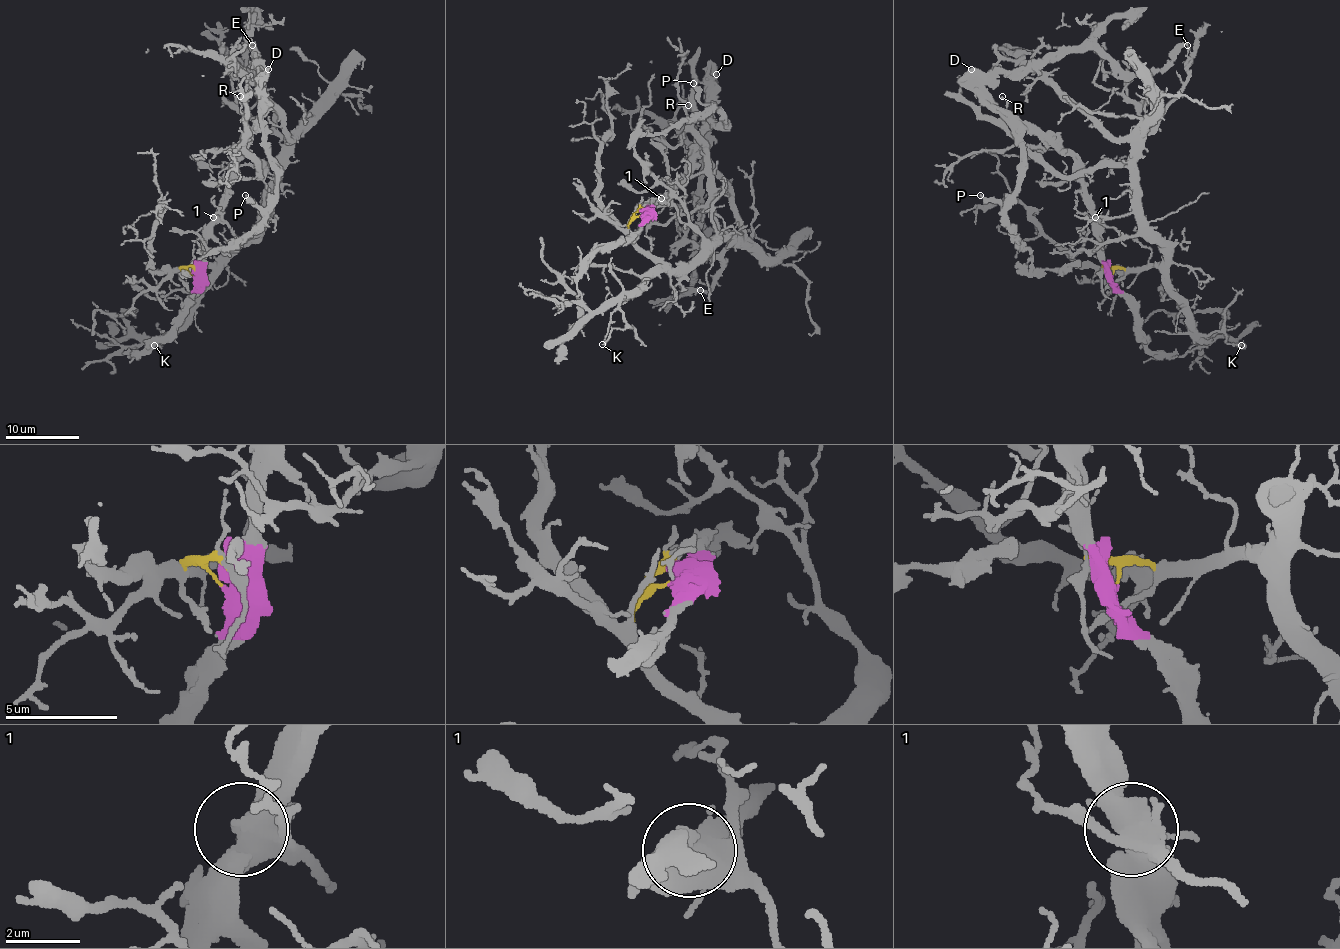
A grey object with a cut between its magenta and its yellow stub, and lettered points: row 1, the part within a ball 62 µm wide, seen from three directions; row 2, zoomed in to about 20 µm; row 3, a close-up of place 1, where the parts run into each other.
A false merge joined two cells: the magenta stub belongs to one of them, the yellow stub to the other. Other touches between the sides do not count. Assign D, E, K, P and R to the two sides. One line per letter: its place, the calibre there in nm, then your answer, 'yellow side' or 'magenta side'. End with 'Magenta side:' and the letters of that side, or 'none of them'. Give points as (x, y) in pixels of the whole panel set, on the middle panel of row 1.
D: (716, 74) | 650 nm | magenta side
E: (700, 290) | 130 nm | yellow side
K: (602, 344) | 180 nm | yellow side
P: (693, 83) | 240 nm | magenta side
R: (688, 105) | 160 nm | yellow side
Magenta side: D, P

